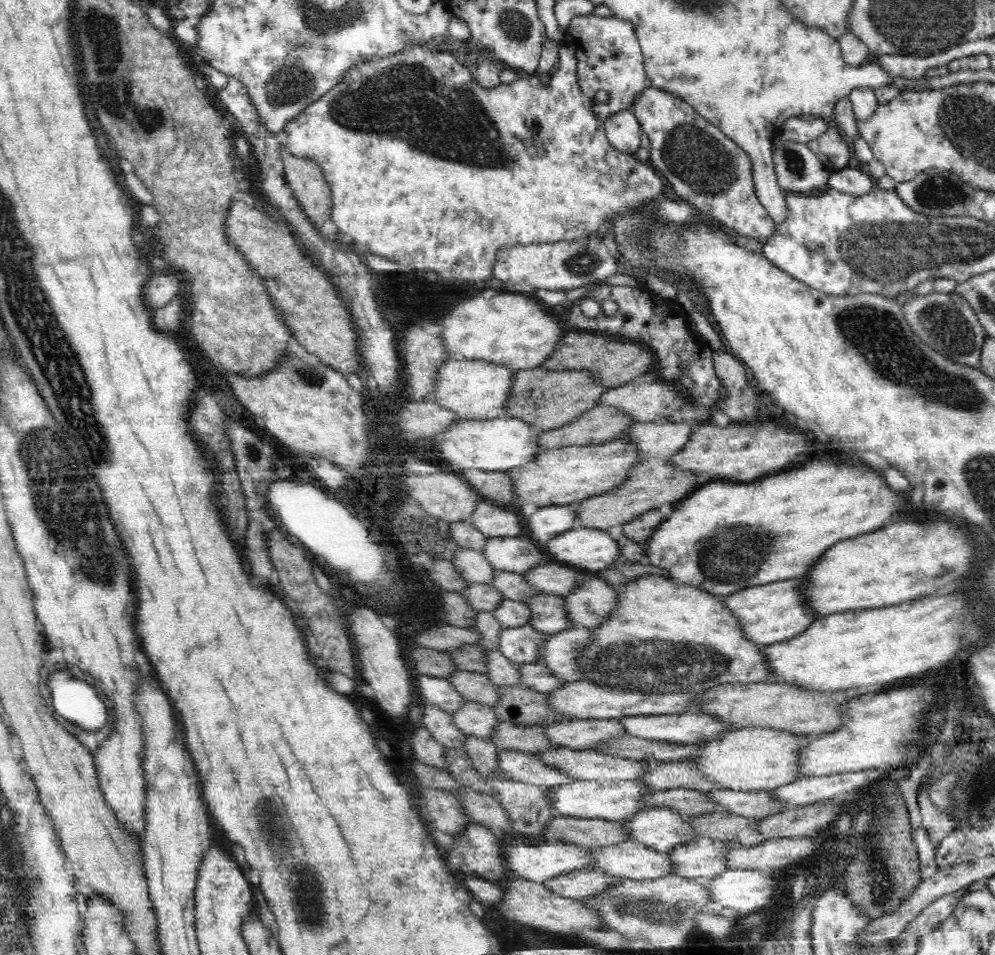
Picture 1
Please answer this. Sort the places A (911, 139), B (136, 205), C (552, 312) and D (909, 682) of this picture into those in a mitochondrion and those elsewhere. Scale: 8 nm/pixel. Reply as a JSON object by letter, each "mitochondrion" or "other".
{"A":"other","B":"other","C":"other","D":"other"}

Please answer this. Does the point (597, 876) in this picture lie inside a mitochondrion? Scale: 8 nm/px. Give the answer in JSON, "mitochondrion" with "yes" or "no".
{"mitochondrion":"no"}

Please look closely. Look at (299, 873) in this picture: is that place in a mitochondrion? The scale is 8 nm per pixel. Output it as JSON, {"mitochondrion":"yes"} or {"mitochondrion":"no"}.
{"mitochondrion":"yes"}

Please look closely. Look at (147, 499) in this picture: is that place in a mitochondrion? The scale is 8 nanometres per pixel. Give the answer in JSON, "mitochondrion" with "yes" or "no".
{"mitochondrion":"no"}

